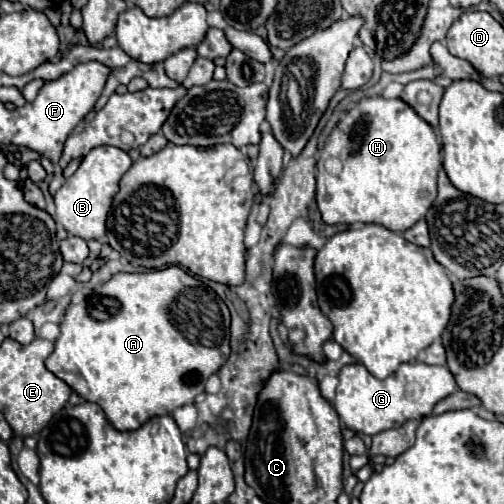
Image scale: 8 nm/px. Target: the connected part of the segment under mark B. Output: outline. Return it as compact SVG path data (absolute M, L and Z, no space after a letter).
M96 147L92 149L78 171L66 179L66 183L54 195L56 203L56 221L64 225L70 235L82 239L102 239L106 233L106 215L112 205L114 195L118 193L120 177L130 169L132 159L124 149L118 147Z

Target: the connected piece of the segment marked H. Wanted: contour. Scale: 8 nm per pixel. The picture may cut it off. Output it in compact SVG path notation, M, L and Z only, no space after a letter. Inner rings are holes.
M360 99L350 111L346 111L338 127L330 133L324 149L320 151L316 165L316 203L322 219L328 225L352 225L356 221L378 223L390 231L404 233L414 223L418 223L436 201L440 163L442 155L436 143L436 129L432 129L422 117L418 117L402 99ZM326 161L340 161L342 169L338 173L330 173L326 169Z

